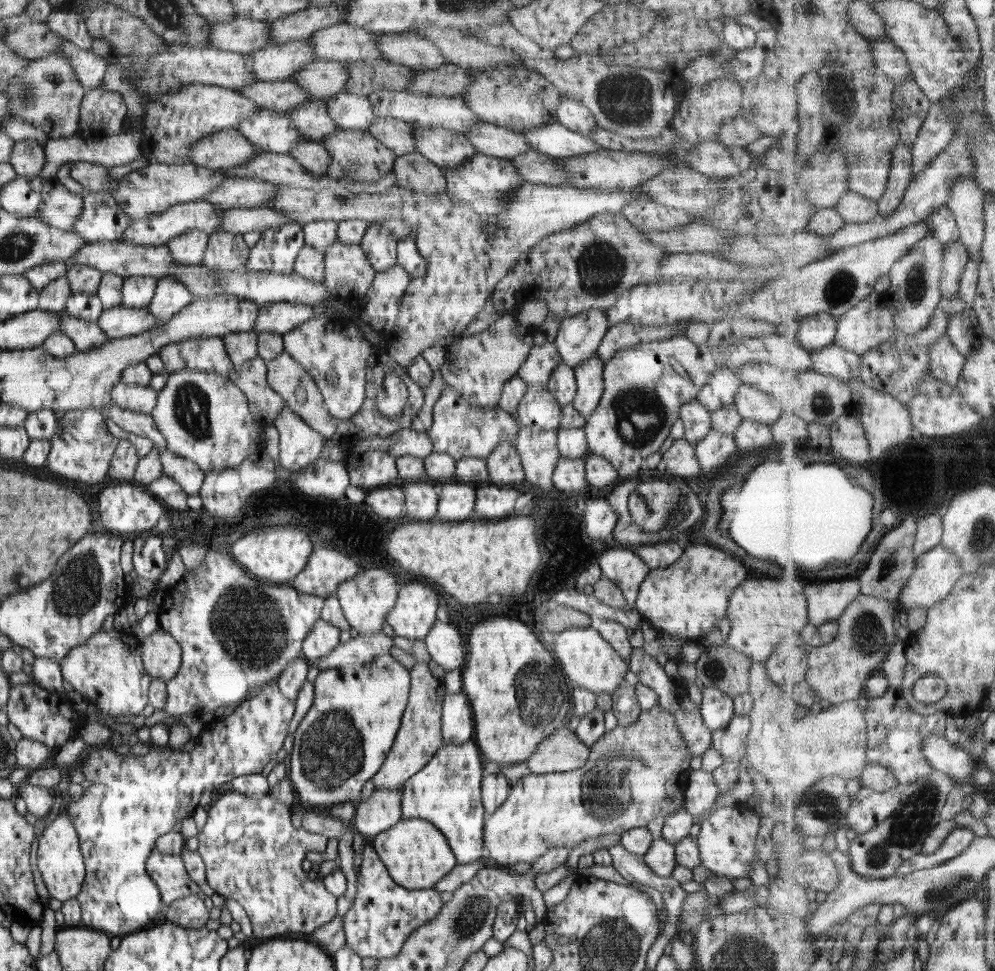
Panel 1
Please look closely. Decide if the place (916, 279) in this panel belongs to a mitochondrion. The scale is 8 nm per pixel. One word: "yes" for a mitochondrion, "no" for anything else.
yes

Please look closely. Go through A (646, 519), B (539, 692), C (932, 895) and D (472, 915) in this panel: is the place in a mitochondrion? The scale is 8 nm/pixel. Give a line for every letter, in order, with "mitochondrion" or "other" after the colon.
A: mitochondrion
B: mitochondrion
C: mitochondrion
D: mitochondrion

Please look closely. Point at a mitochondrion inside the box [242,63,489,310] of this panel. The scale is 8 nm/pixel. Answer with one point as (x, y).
(353, 163)

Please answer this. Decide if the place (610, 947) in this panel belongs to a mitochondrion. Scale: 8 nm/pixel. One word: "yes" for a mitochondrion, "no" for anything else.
yes

